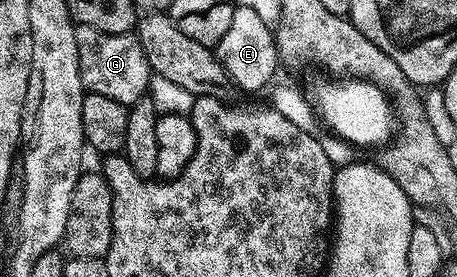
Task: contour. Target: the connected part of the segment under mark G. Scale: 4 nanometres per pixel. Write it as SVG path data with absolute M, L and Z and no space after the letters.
M76 25L75 35L84 91L109 96L109 100L117 100L128 108L148 93L153 73L142 44L134 33L106 34L97 28Z

